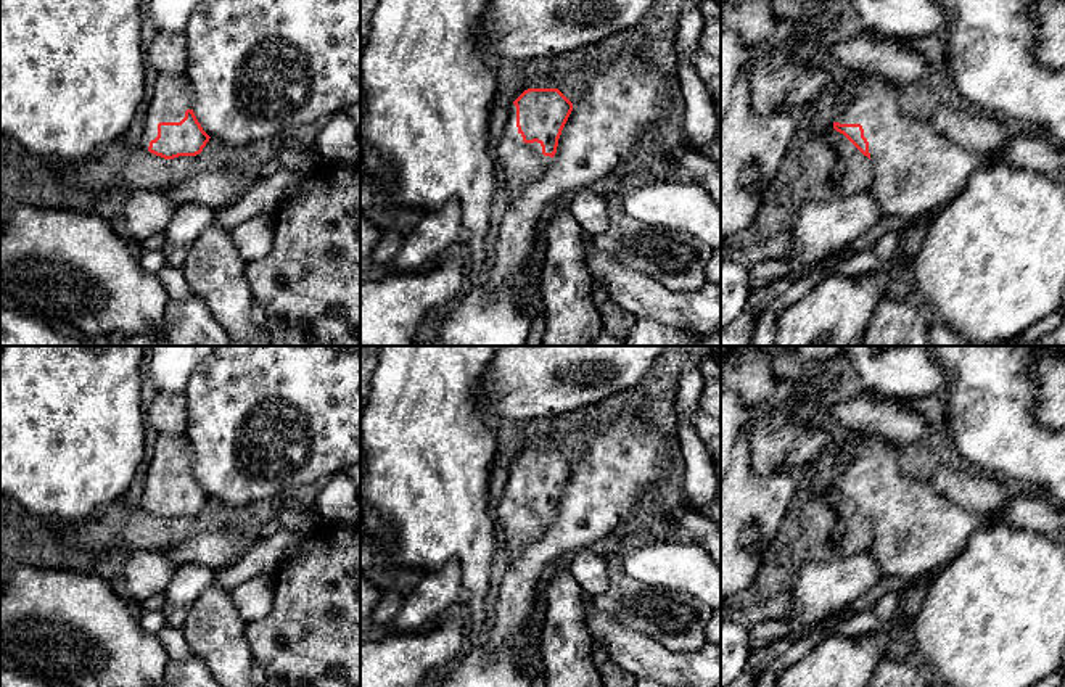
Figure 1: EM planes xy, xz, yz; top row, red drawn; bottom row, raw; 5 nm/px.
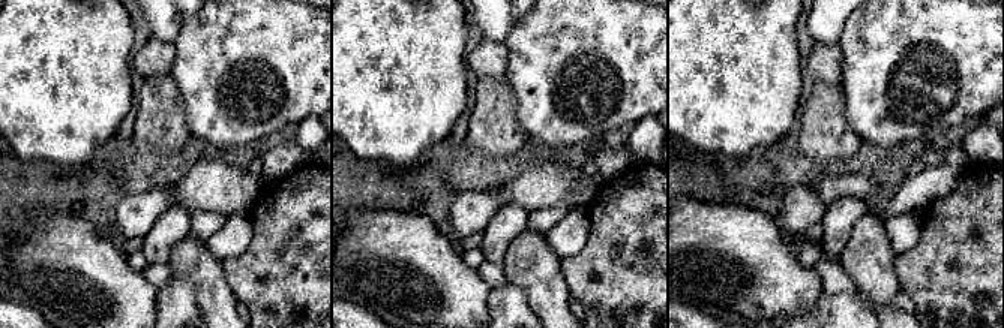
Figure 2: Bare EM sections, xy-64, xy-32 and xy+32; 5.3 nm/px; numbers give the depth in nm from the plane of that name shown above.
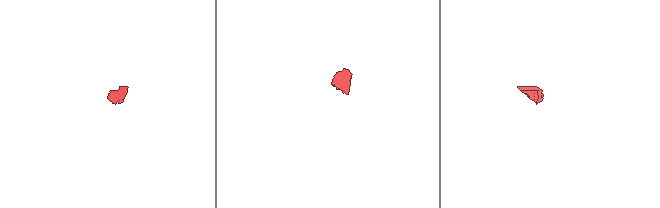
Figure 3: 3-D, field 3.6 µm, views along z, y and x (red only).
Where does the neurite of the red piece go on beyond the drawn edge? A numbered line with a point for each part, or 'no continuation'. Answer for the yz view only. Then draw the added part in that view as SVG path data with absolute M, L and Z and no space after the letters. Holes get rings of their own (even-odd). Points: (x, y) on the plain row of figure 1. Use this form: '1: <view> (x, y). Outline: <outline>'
1: yz (916, 530). Outline: M877 438L837 441L833 457L833 483L861 484L864 489L874 525L869 552L885 576L914 581L928 574L956 558L975 531L991 525L1033 531L1065 547L1065 508L1049 496L1020 489L999 515L981 516L938 494L928 483L903 475L894 450Z

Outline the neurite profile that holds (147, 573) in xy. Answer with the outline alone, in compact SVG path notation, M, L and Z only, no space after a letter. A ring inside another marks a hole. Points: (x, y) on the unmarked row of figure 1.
M137 550L124 568L122 594L134 605L164 592L179 563L171 562L162 552Z

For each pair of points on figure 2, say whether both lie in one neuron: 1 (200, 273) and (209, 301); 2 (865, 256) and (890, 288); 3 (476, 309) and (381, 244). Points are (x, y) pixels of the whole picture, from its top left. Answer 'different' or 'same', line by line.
1: same
2: same
3: same

